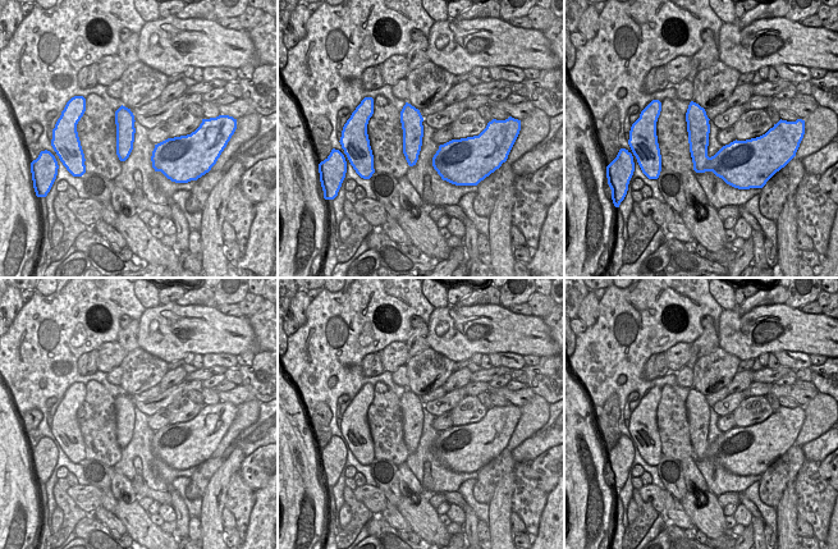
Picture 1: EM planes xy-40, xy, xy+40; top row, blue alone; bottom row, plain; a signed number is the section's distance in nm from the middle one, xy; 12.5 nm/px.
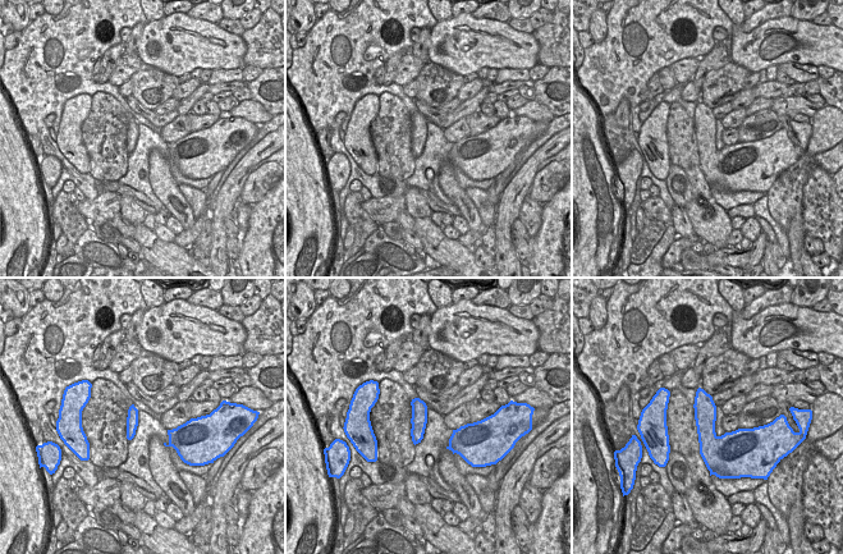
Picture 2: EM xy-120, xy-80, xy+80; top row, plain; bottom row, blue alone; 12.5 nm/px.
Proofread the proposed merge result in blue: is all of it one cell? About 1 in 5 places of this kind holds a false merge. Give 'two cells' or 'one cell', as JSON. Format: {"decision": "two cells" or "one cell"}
{"decision": "one cell"}

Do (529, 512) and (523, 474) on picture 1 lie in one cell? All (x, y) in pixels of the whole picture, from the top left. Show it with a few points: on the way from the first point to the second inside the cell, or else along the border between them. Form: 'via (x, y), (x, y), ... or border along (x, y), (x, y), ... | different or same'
via (529, 503), (525, 483) | same

